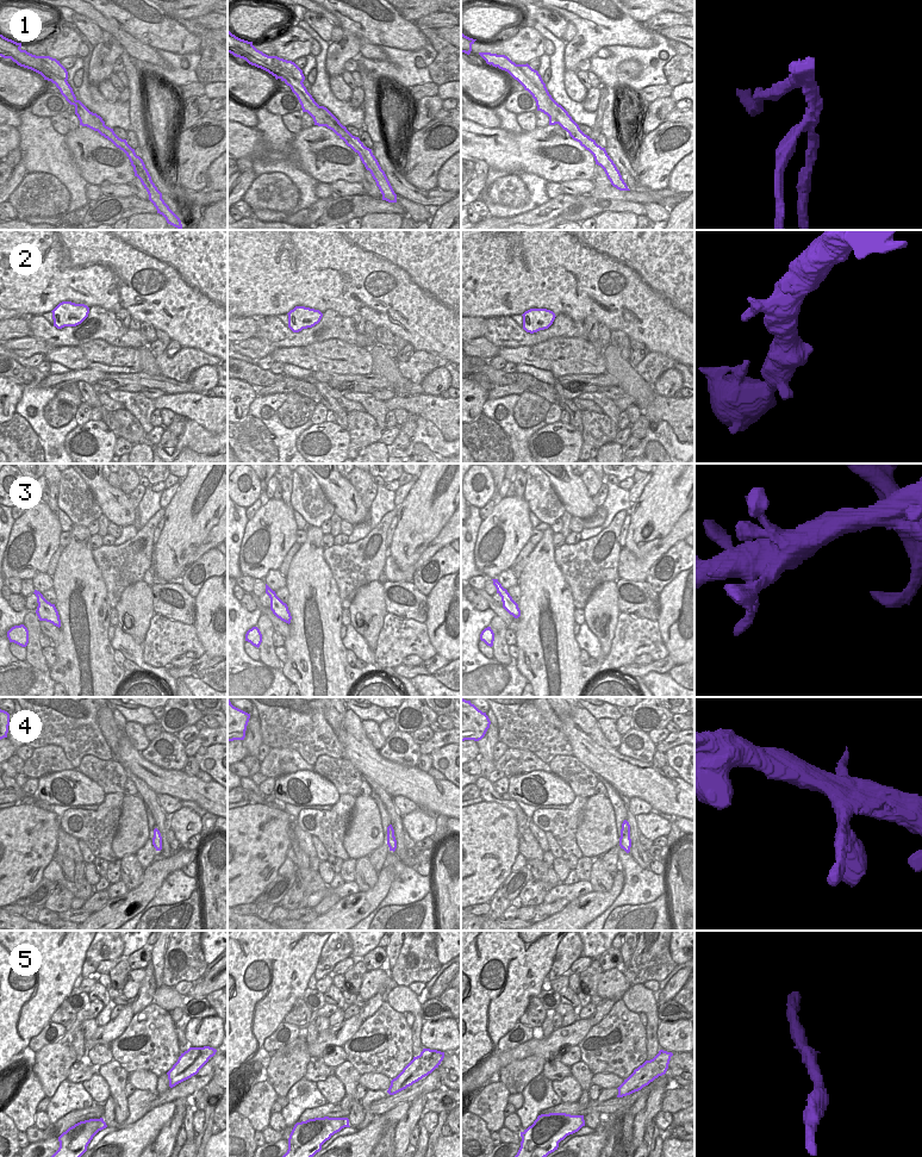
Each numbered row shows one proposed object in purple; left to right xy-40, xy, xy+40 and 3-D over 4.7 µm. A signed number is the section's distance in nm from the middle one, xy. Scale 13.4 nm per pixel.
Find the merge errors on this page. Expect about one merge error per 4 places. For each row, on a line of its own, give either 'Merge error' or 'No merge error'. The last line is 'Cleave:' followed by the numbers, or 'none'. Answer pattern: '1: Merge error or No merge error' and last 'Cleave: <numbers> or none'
1: Merge error
2: No merge error
3: No merge error
4: No merge error
5: No merge error
Cleave: 1.

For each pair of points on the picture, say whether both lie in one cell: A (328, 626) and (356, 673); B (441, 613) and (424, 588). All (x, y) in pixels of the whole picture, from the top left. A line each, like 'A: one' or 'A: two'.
A: one
B: two

